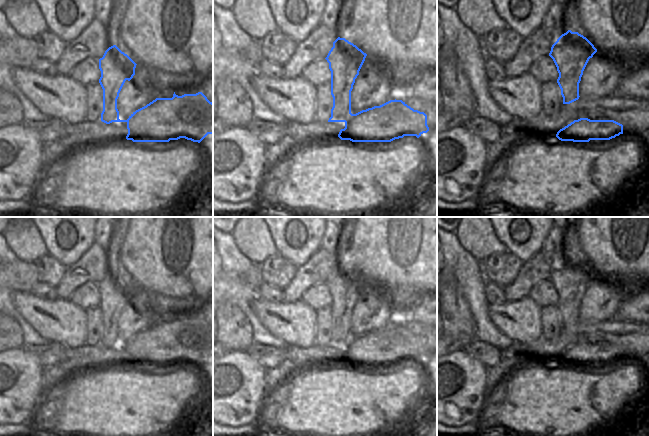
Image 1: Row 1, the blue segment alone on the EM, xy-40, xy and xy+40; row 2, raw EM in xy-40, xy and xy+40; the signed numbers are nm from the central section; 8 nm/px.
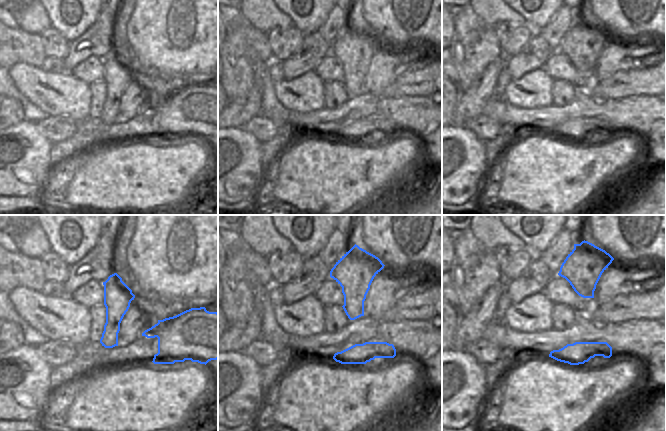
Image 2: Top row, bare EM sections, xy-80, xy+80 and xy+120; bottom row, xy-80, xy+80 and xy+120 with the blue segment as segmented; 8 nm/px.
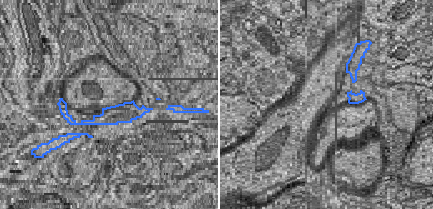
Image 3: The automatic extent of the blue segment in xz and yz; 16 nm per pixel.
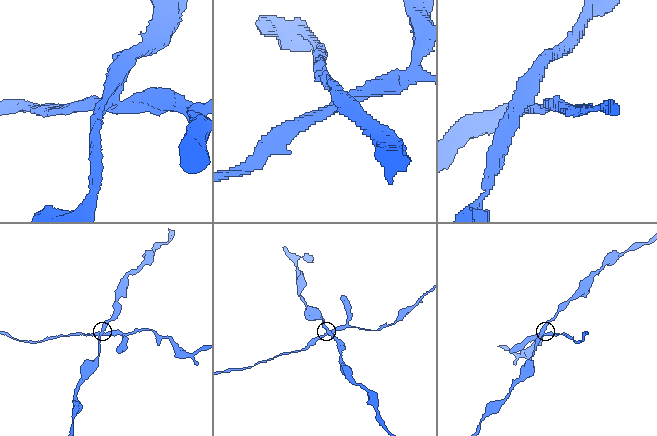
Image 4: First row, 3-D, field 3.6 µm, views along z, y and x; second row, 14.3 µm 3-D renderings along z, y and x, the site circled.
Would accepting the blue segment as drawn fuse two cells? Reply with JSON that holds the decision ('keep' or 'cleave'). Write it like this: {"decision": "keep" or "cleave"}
{"decision": "cleave"}

